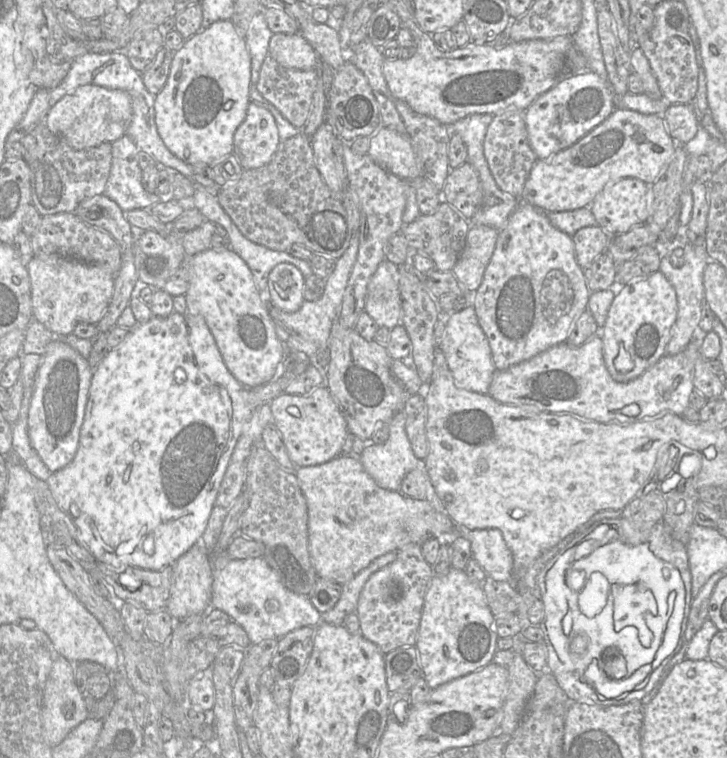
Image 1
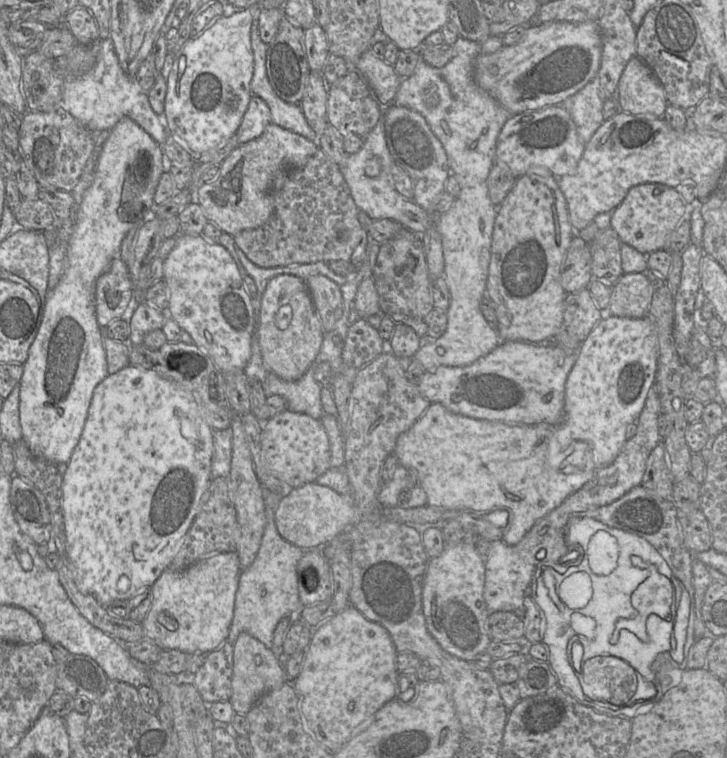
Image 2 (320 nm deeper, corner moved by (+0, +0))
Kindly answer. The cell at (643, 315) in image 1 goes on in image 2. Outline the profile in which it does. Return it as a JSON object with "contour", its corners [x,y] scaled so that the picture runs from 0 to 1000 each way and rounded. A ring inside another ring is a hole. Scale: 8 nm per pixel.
{"contour":[[[829,413],[829,420],[820,427],[816,435],[812,438],[809,445],[799,453],[798,459],[792,467],[792,476],[788,482],[784,492],[781,493],[779,508],[777,508],[777,534],[776,534],[776,549],[773,557],[763,565],[765,578],[772,588],[772,592],[779,594],[780,588],[787,584],[787,582],[805,582],[813,587],[816,594],[816,607],[820,620],[827,619],[839,613],[856,594],[861,578],[862,563],[867,558],[875,557],[879,550],[890,521],[895,511],[900,508],[902,501],[902,488],[904,488],[904,474],[905,474],[905,445],[901,427],[895,422],[894,417],[887,417],[884,420],[861,420],[842,417]]]}

